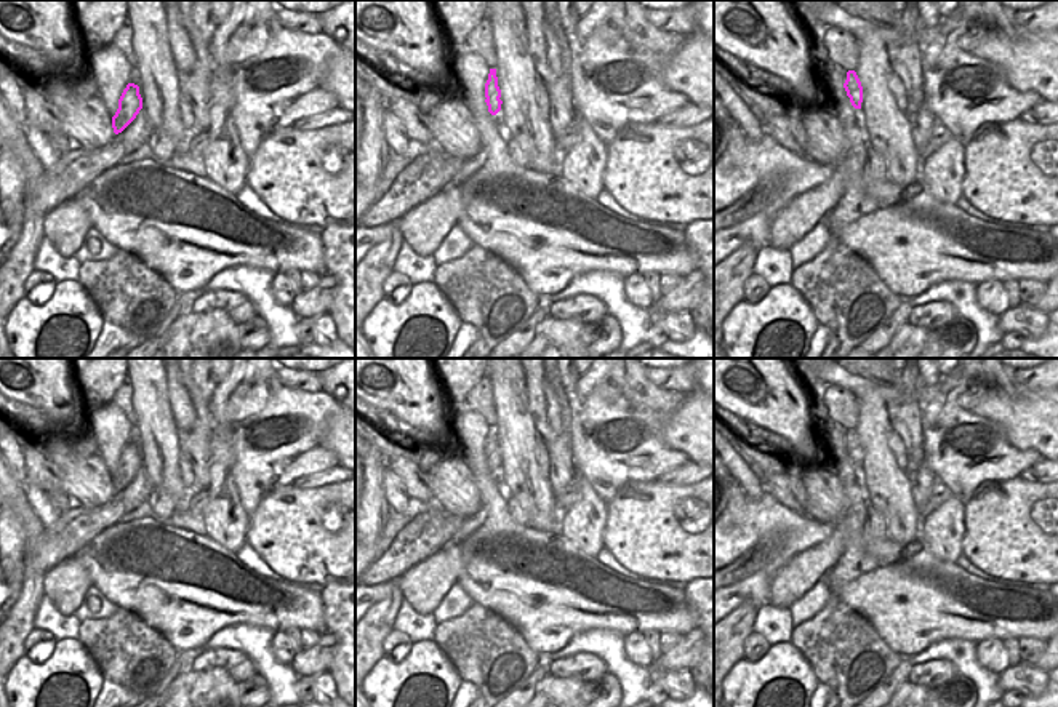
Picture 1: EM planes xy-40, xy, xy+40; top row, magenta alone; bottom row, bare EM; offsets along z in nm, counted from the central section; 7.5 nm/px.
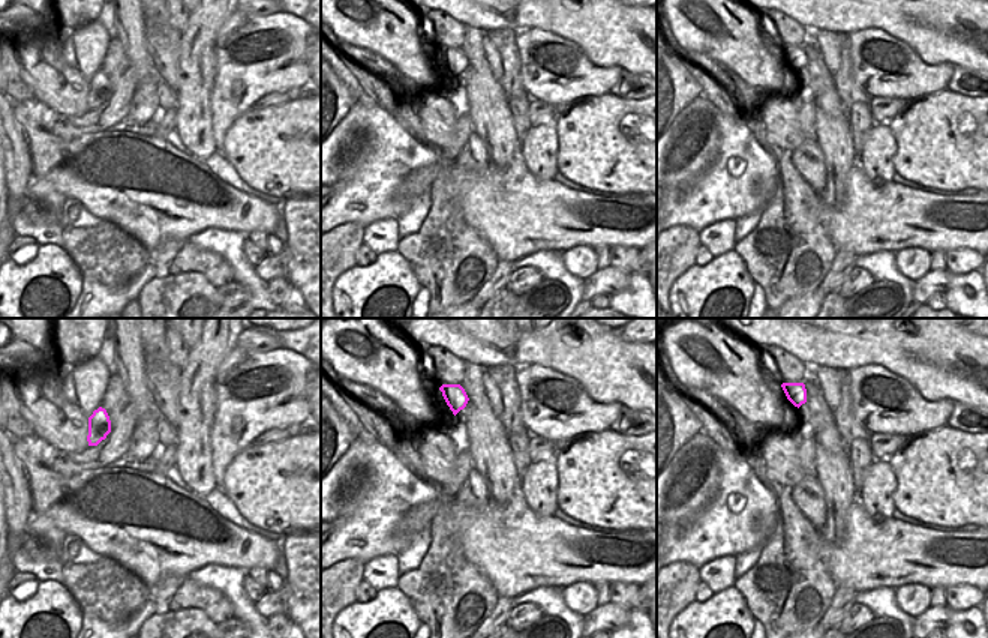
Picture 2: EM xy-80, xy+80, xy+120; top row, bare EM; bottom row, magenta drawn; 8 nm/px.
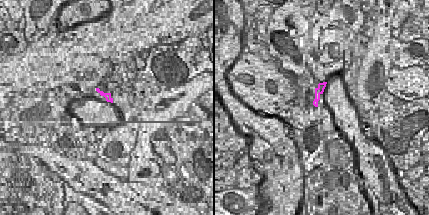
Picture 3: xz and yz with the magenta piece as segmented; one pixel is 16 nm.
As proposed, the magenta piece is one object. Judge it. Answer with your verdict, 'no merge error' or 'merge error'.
merge error

